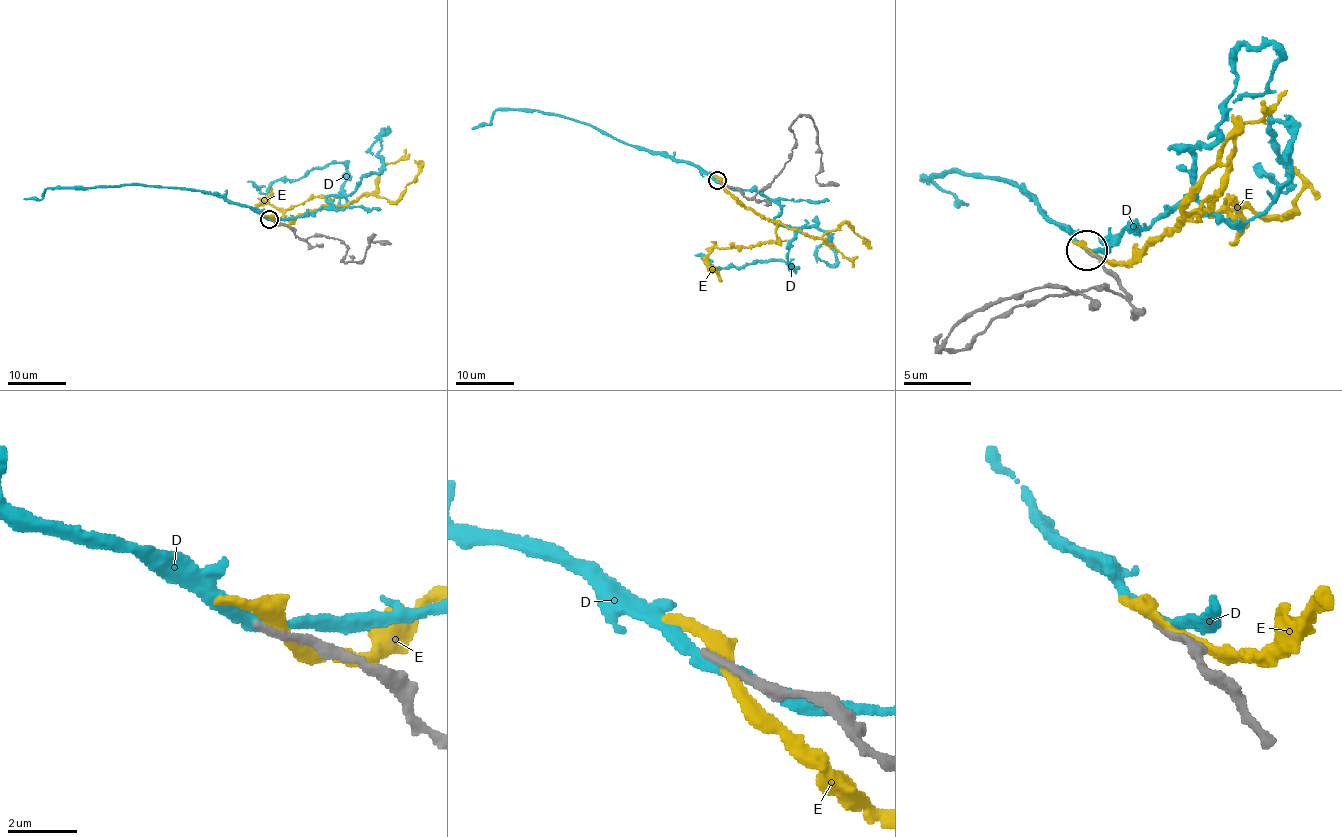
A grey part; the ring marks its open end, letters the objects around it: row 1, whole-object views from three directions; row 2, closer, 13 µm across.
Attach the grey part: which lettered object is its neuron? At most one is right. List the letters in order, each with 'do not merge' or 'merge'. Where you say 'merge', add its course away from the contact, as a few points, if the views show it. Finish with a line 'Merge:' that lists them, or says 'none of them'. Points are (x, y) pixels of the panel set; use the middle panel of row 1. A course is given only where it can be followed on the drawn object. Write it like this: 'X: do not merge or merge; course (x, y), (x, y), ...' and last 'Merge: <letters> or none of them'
D: do not merge
E: do not merge
Merge: none of them

